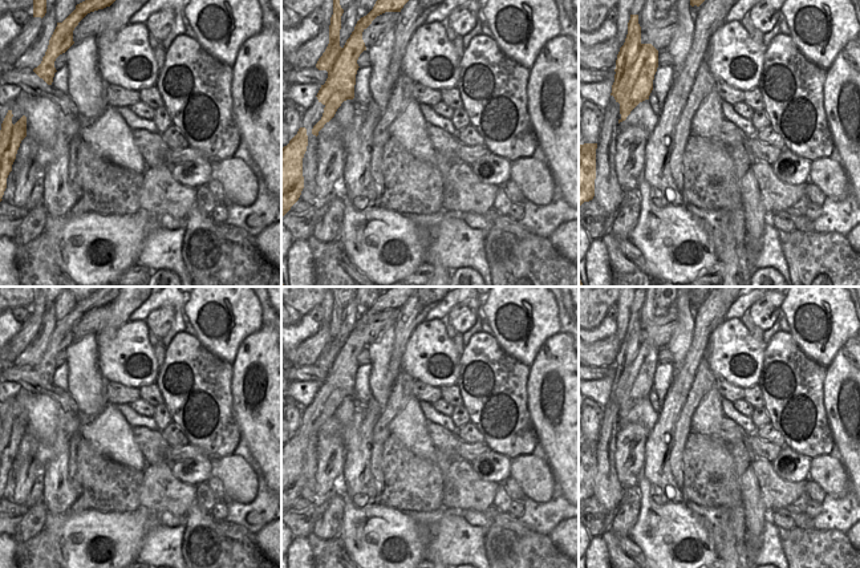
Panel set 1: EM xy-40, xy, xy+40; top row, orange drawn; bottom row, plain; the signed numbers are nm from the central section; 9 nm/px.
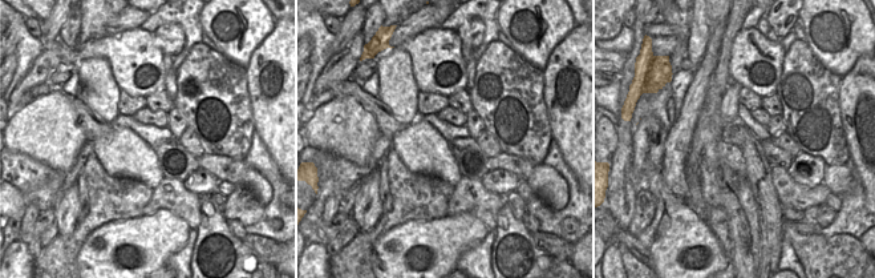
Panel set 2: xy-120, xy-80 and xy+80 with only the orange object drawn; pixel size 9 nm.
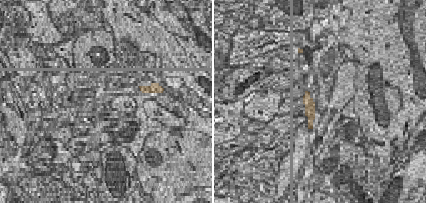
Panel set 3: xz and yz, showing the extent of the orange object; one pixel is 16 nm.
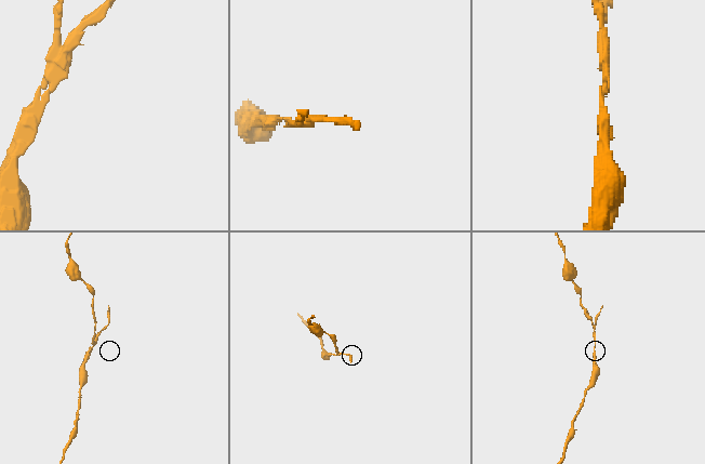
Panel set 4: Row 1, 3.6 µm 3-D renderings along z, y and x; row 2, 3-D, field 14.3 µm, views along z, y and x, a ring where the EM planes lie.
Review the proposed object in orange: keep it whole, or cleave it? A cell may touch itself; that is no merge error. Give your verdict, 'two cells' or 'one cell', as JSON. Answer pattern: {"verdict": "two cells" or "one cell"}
{"verdict": "two cells"}

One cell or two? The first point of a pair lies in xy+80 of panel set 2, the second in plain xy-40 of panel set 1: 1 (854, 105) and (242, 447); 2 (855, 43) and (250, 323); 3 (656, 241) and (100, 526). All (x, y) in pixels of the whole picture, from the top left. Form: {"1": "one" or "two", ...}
{"1": "two", "2": "one", "3": "one"}

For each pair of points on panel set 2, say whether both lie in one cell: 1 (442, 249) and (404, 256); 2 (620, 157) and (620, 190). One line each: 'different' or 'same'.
1: same
2: same

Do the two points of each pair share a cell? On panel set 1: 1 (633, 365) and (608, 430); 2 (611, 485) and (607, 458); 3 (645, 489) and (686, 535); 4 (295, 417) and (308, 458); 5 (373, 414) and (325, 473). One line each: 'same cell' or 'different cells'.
1: same cell
2: same cell
3: same cell
4: different cells
5: different cells

